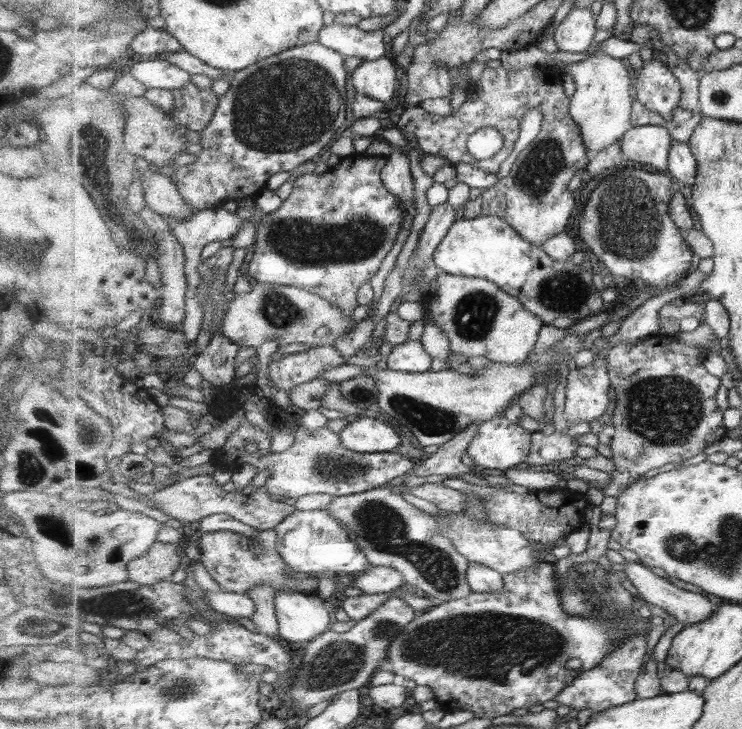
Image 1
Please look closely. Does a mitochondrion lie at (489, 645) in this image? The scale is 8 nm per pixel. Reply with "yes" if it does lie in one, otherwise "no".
yes

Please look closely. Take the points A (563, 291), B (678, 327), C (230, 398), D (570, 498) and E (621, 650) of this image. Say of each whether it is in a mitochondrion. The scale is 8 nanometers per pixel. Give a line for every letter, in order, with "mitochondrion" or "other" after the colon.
A: mitochondrion
B: other
C: other
D: other
E: mitochondrion

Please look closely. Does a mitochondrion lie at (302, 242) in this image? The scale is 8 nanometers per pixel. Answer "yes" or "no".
yes

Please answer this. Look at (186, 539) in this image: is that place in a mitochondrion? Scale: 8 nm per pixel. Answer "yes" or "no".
no

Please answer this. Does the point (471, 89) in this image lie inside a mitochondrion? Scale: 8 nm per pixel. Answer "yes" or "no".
no

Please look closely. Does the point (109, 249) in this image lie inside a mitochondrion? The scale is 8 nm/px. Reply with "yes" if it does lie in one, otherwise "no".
no

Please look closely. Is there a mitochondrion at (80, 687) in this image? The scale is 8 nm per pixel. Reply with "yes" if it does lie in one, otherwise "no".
no

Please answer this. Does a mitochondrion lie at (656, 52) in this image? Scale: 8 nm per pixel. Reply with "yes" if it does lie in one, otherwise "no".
no

